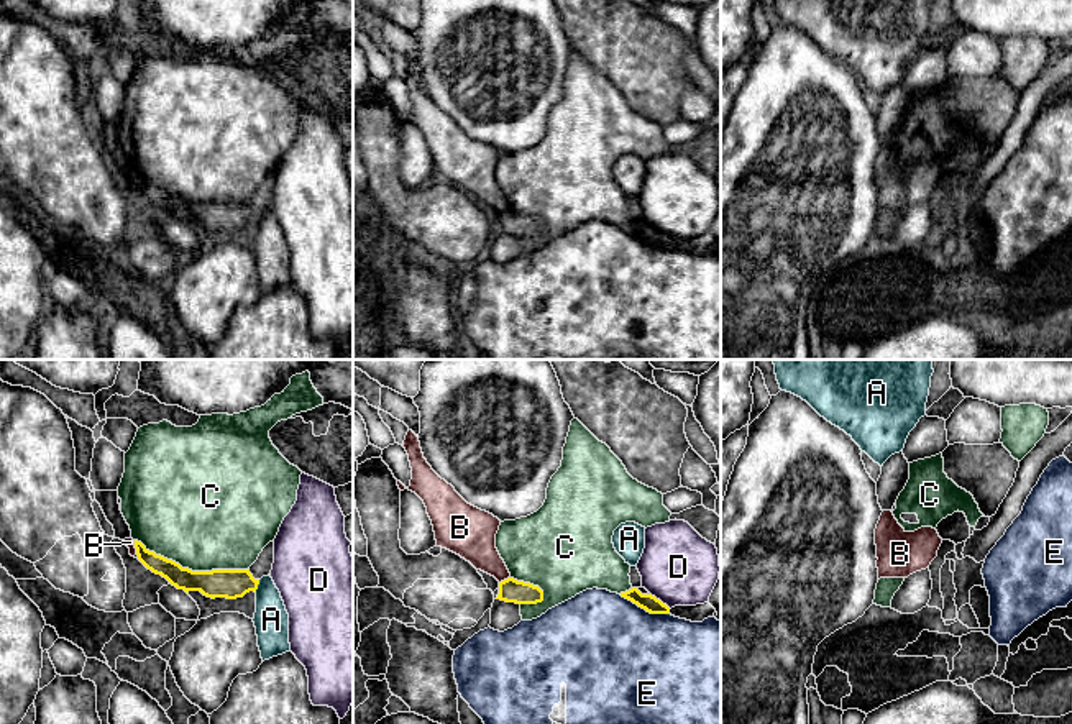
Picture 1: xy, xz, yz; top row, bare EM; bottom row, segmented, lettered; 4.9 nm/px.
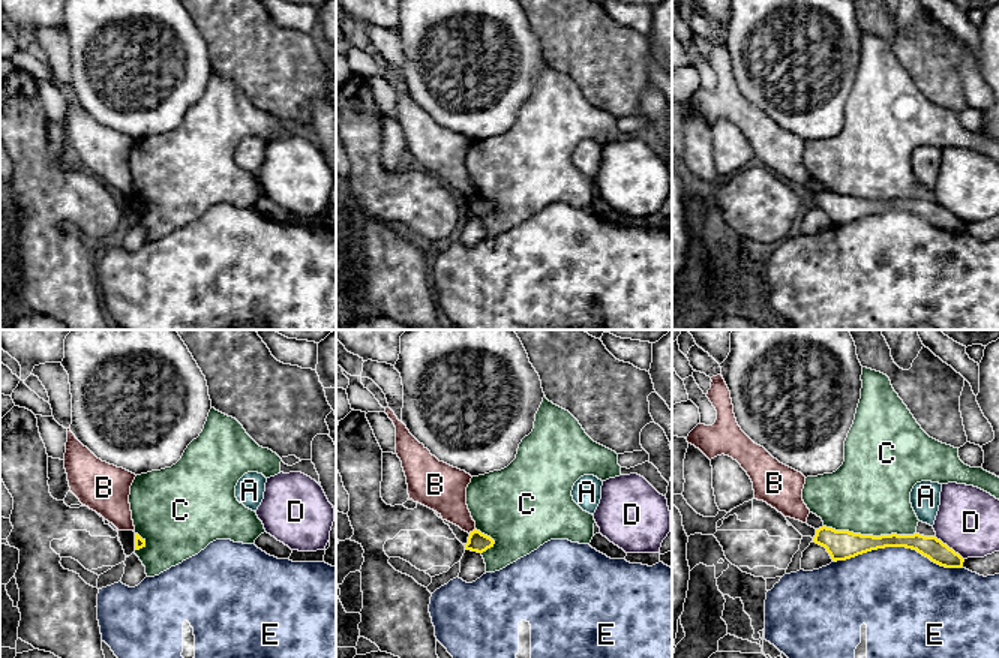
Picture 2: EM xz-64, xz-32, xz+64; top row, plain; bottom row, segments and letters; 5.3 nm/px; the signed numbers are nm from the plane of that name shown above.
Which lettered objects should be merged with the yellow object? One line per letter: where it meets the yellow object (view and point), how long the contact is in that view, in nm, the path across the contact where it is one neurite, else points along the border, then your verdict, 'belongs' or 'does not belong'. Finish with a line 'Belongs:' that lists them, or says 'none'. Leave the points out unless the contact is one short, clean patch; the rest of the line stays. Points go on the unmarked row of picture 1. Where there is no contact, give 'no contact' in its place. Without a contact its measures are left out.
A: meets yellow in xy at (256, 219); contact 70 nm long; does not belong
B: meets yellow in xz at (504, 212); contact 70 nm long; border along xz (509, 209), (499, 215); does not belong
C: meets yellow in xy at (191, 202); contact 550 nm long; does not belong
D: meets yellow in xz at (659, 232); contact 130 nm long; does not belong
E: meets yellow in xz at (644, 240); contact 260 nm long; does not belong
Belongs: none

